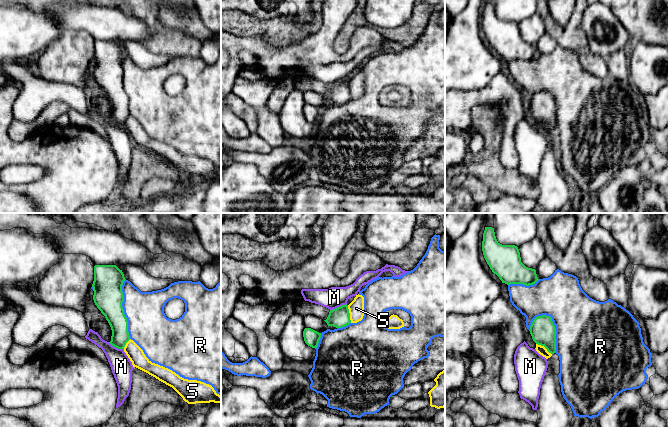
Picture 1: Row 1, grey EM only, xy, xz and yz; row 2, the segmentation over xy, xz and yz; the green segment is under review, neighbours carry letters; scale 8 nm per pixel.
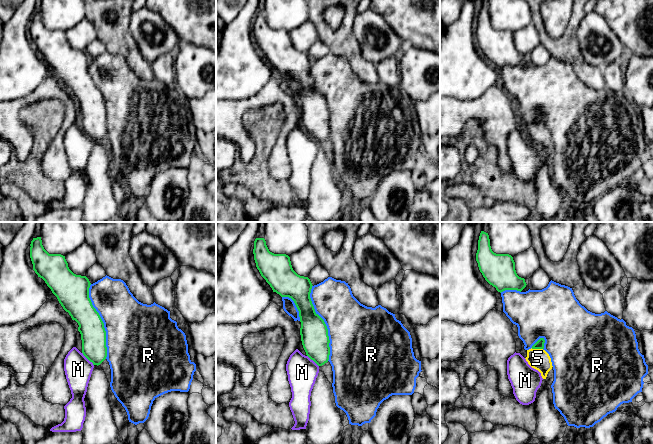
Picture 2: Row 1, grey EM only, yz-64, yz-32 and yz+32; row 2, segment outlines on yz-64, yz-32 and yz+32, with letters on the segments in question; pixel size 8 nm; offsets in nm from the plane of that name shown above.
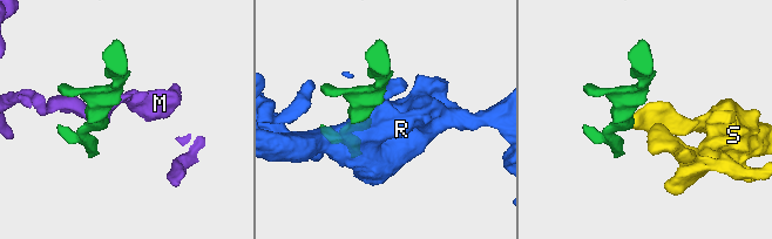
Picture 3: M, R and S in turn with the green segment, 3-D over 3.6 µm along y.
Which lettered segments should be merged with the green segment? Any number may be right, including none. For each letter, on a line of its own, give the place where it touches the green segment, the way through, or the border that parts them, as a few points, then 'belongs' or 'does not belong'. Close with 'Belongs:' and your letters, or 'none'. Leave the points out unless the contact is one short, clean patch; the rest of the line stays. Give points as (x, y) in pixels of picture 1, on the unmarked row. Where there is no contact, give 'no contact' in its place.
M: contact xz (338, 83); border xz (346, 79), (330, 86); does not belong
R: contact yz (555, 105); does not belong
S: contact xz (349, 90); border xz (347, 81), (351, 98); does not belong
Belongs: none

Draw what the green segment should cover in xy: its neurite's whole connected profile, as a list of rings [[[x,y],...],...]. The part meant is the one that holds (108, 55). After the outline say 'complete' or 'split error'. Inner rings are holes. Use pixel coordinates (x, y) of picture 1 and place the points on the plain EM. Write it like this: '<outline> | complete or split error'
[[[116,41],[94,42],[93,76],[111,103],[109,119],[118,125],[124,125],[130,116],[128,97],[122,83],[122,61],[125,56],[122,46]]] | complete

